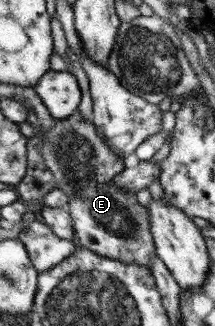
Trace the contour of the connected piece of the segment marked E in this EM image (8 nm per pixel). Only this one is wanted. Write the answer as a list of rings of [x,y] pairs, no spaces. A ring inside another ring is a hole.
[[[78,111],[73,116],[59,119],[56,126],[45,136],[41,136],[36,127],[28,121],[20,125],[21,131],[28,138],[43,138],[42,156],[58,182],[58,189],[70,196],[68,211],[74,221],[75,241],[80,248],[150,269],[150,258],[155,254],[152,236],[148,230],[148,214],[146,209],[138,205],[136,194],[122,191],[114,185],[114,177],[125,169],[124,158],[116,156],[101,141],[93,123],[82,121]]]

